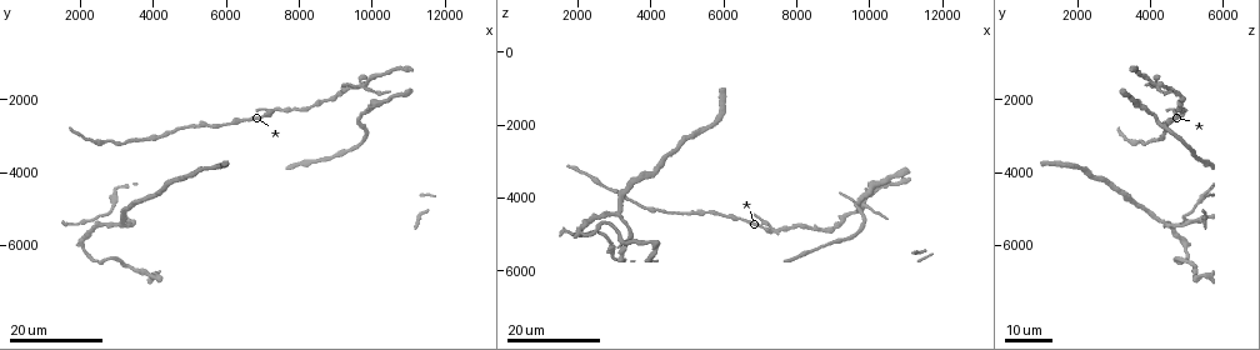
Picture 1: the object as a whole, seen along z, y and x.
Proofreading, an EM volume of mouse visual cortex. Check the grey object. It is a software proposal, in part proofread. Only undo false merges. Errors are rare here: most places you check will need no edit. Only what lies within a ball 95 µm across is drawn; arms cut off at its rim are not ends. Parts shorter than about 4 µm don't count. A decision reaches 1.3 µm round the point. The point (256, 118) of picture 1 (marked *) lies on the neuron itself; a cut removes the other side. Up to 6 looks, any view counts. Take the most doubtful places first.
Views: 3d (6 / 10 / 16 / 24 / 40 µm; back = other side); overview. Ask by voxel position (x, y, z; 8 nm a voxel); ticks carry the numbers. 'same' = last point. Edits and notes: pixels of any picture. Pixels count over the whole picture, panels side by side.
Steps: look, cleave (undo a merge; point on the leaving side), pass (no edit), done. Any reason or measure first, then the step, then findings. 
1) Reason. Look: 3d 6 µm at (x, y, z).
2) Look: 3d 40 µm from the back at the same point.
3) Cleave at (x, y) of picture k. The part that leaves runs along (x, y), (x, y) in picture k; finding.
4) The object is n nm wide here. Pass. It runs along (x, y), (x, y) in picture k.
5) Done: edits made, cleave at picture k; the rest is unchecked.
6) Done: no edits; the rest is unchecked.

Three-way junction. Look: 3d 16 µm at (7300, 2300, 4800).

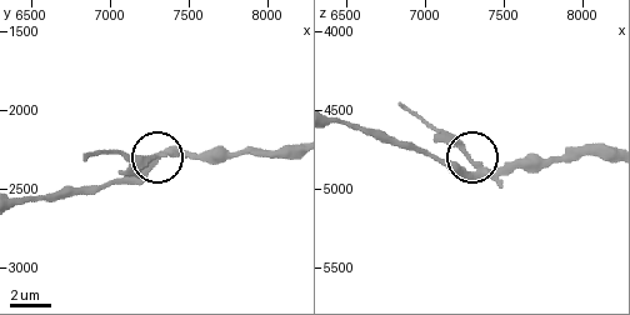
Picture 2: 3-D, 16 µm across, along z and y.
Look: 3d 6 µm at (7320, 2280, 4840).

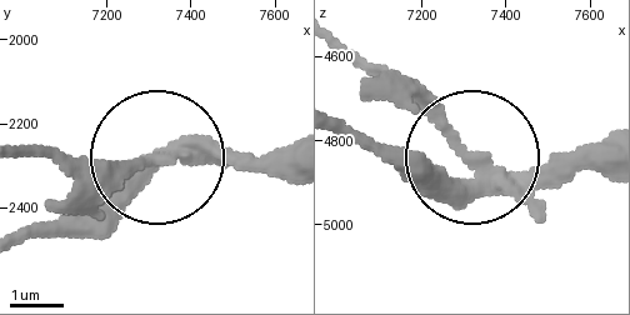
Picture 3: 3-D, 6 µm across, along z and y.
Pass. It runs along (24, 239), (150, 159), (55, 159) in picture 3; all the same neuron.

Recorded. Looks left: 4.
Arms part here. Look: 3d 16 µm at (10000, 2300, 3800).

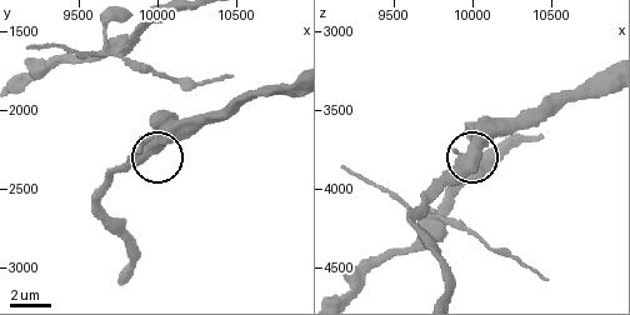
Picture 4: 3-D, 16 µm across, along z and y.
Zoom in. Look: 3d 10 µm at (9960, 2260, 3860).

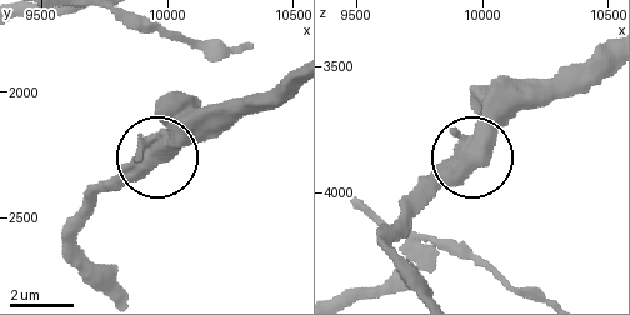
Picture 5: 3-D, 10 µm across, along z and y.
3 arms meet here. Pass. One neuron here.

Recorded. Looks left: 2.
A fork. Look: 3d 24 µm at (3100, 5400, 4500).

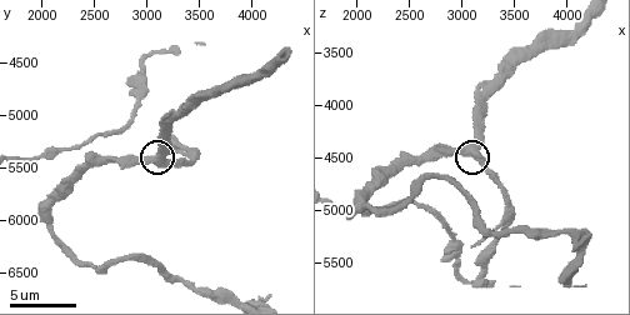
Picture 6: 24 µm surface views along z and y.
Zoom in. Look: 3d 10 µm at (3060, 5440, 4440).

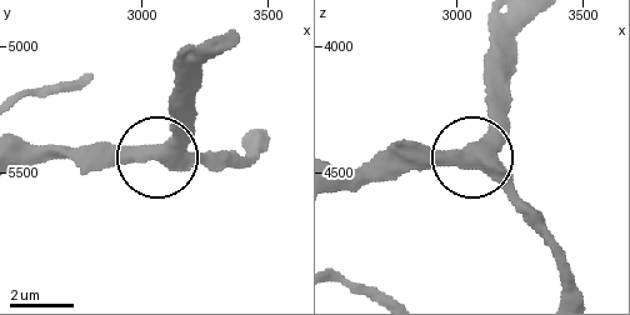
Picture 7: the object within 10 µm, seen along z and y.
Pass. One neuron here.

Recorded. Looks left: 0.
Done: no edits; the rest is unchecked.

